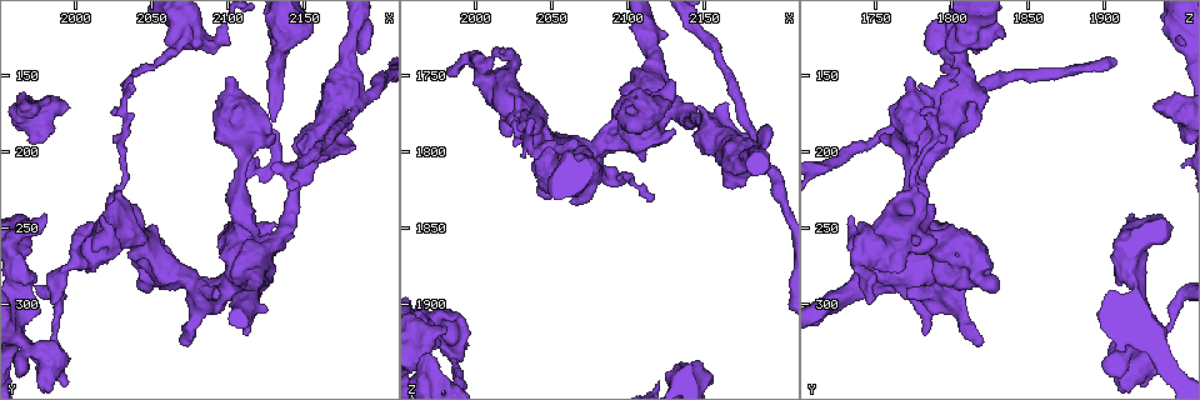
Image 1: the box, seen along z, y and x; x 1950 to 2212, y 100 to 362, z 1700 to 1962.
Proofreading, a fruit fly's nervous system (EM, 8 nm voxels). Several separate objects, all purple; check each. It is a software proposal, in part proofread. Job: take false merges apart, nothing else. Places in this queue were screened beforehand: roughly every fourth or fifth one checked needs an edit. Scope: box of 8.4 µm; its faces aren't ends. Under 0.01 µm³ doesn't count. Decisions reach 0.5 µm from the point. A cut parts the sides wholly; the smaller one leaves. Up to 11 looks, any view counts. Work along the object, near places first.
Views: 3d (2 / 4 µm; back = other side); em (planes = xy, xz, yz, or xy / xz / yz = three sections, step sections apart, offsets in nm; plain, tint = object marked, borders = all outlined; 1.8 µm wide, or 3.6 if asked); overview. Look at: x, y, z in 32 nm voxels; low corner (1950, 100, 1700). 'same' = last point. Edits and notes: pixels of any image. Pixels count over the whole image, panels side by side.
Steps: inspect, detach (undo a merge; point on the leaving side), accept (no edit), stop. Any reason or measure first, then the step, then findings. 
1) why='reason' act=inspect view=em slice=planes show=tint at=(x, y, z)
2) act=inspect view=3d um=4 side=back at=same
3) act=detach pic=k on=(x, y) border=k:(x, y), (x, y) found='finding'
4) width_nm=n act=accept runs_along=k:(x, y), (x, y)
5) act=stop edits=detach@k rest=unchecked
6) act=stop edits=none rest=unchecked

why='sudden change in width' act=inspect view=3d um=4 at=(2180, 162, 1806)

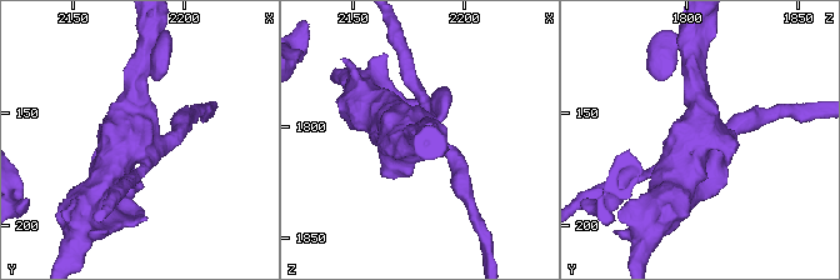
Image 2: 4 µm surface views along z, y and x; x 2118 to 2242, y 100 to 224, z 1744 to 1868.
why='now the EM' act=inspect view=em um=3.6 slice=planes show=tint at=(2180, 164, 1805)

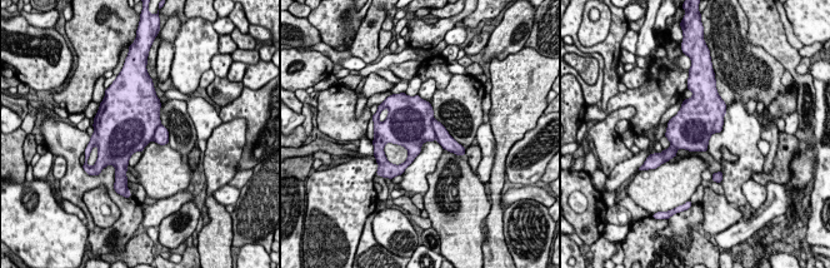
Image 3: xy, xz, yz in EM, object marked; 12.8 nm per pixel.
width_nm=550 act=accept found='one neuron here'

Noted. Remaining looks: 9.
act=inspect view=em slice=xy step=8 show=tint at=(2076, 126, 1812)

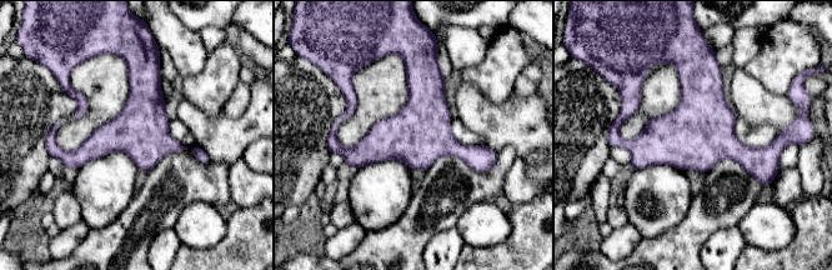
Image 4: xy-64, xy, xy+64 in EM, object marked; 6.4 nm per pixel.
why='cut it another way' act=inspect view=em slice=planes show=tint at=same

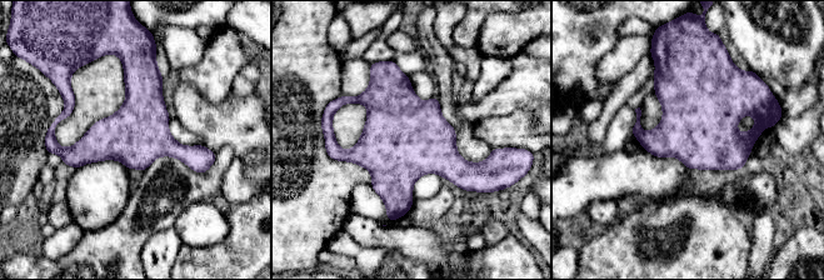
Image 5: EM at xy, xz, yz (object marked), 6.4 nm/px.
width_nm=400 act=accept found='continuous, no second neuron'

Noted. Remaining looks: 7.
why='sudden change in width' act=inspect view=em um=3.6 slice=xz step=16 show=tint at=(2030, 224, 1774)

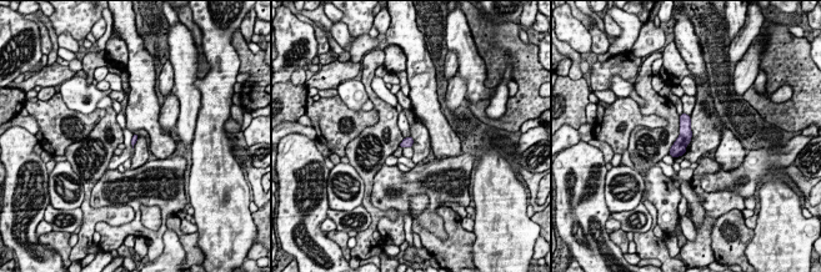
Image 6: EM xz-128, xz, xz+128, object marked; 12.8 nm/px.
why='another direction' act=inspect view=em um=3.6 slice=planes show=tint at=same

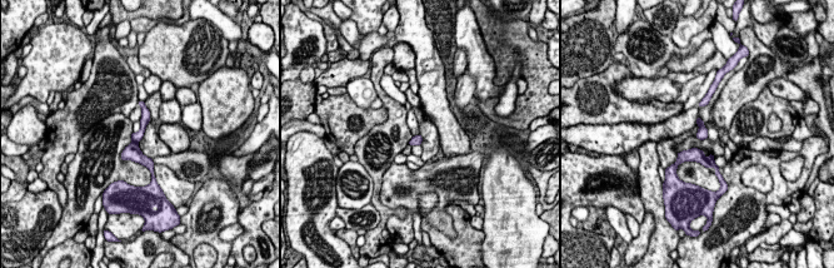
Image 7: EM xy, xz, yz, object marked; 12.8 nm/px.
width_nm=130 act=detach pic=7 on=(136, 137) border=7:(133, 140), (136, 143) found='a second neuron is stuck on'

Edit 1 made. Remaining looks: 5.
act=inspect view=3d um=4 at=(1986, 318, 1938)

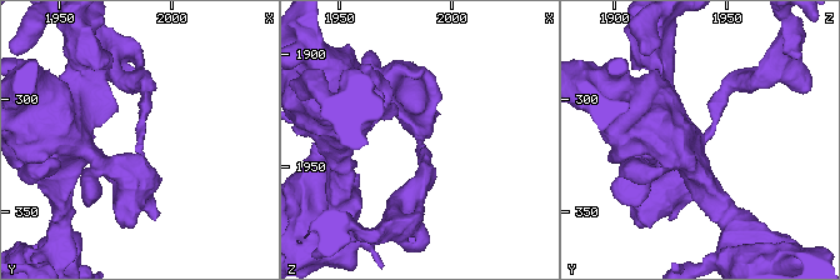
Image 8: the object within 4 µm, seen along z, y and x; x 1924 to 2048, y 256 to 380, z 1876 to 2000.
arm_widths_nm=200,220 why='now the EM' act=inspect view=em slice=xz step=4 show=tint at=(1986, 316, 1940)

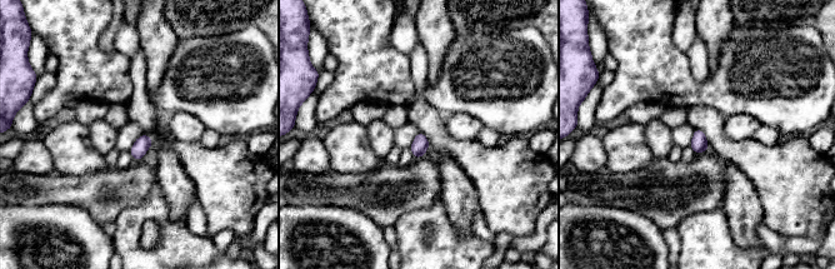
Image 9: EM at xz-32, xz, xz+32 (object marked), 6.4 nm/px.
why='another direction' act=inspect view=em slice=planes show=borders at=same

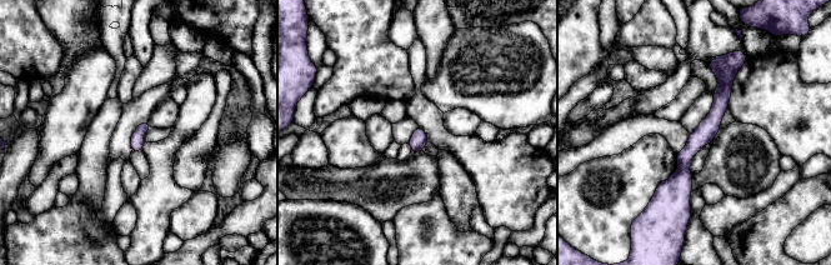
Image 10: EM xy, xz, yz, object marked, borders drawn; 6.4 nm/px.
act=detach pic=10 on=(702, 135) border=10:(679, 166), (687, 169) found='a second neuron is stuck on'

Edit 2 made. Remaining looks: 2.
act=stop edits=detach@7,detach@10 rest=unchecked

